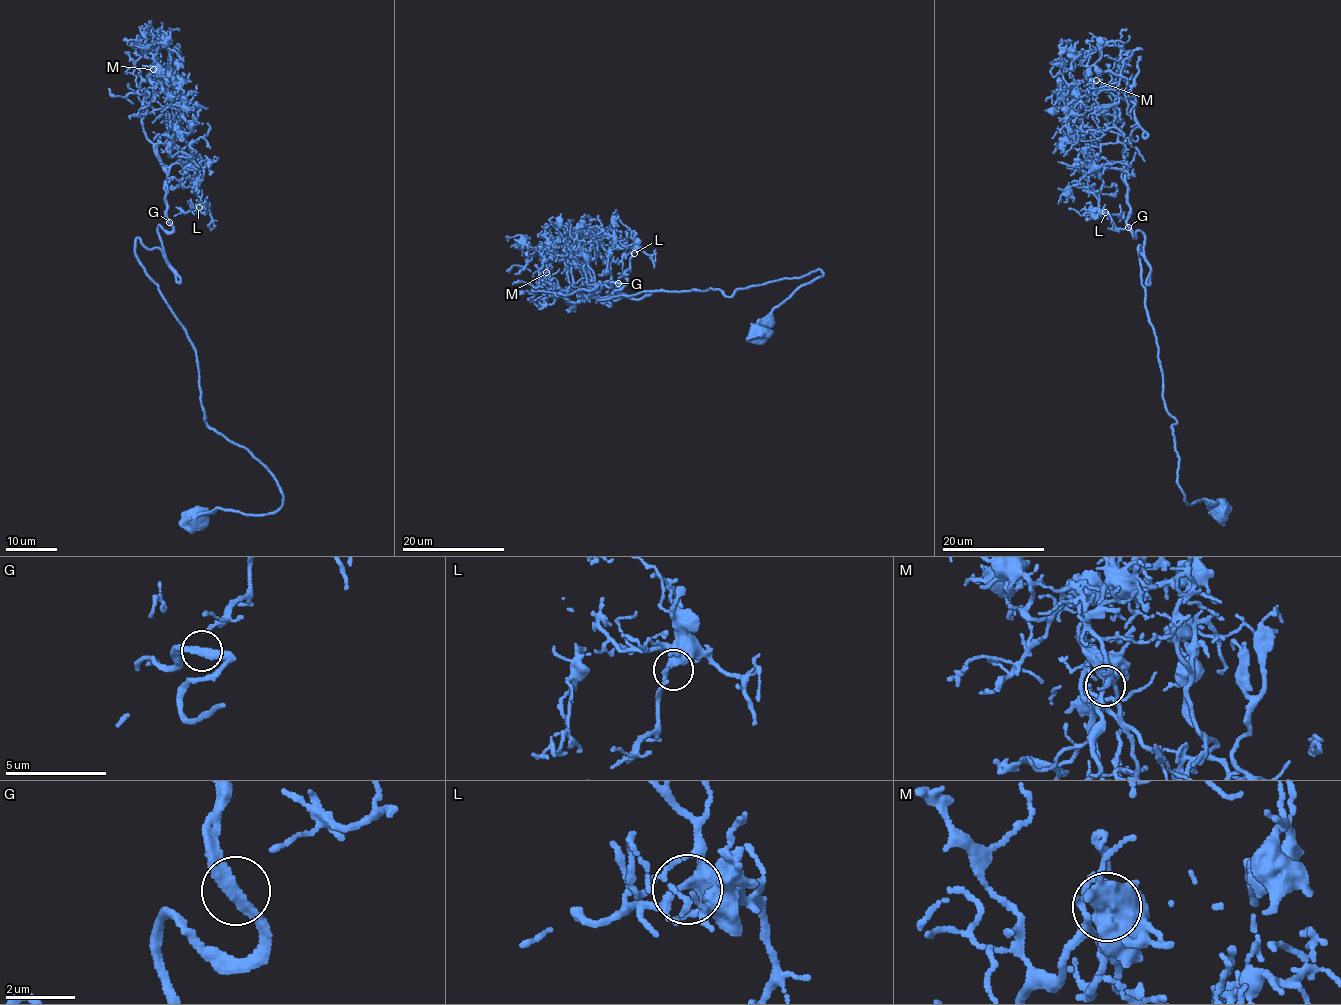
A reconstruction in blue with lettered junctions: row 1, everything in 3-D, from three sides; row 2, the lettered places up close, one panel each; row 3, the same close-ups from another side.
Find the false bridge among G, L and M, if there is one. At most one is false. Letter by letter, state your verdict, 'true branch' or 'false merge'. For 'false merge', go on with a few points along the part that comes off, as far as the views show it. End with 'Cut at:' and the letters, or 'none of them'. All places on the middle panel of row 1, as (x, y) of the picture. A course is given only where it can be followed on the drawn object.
G: true branch
L: true branch
M: true branch
Cut at: none of them

